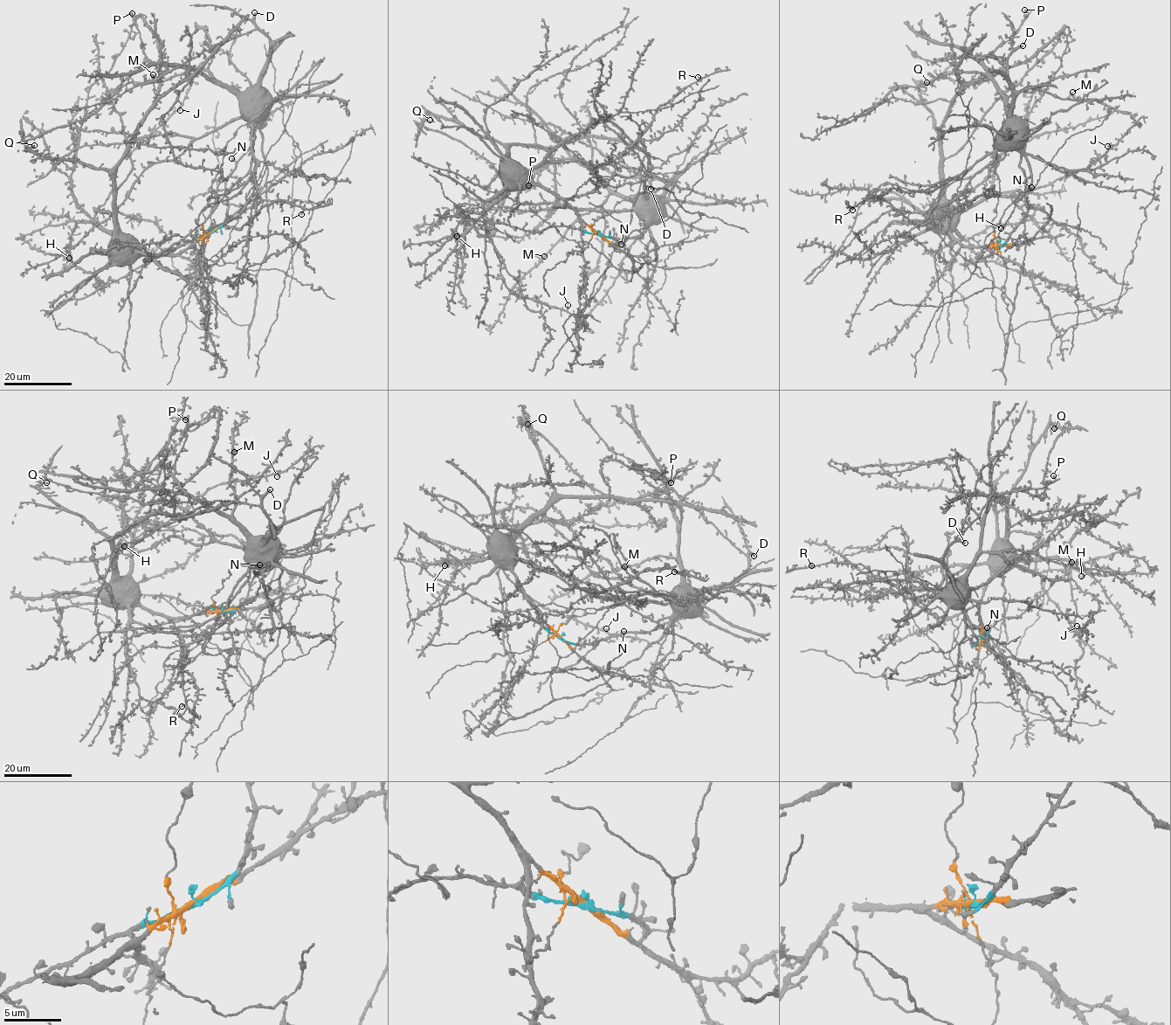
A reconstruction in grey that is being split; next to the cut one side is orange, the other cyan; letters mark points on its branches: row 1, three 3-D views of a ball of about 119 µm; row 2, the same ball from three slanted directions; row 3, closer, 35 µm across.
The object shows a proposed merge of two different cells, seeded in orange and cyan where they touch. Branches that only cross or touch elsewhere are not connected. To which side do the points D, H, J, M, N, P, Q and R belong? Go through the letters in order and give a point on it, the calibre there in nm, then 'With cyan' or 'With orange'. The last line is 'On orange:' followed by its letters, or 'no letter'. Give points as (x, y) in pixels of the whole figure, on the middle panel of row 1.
D: Place: (650, 189). Thickness 400 nm. With cyan
H: Place: (457, 236). Thickness 550 nm. With orange
J: Place: (568, 305). Thickness 200 nm. With orange
M: Place: (544, 256). Thickness 360 nm. With cyan
N: Place: (621, 244). Thickness 440 nm. With cyan
P: Place: (528, 185). Thickness 360 nm. With cyan
Q: Place: (430, 120). Thickness 240 nm. With orange
R: Place: (698, 77). Thickness 200 nm. With orange
On orange: H, J, Q, R

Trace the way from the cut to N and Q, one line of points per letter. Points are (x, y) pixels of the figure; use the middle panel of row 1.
N: (598, 233), (614, 238), (616, 240), (614, 248), (625, 239), (621, 244)
Q: (598, 233), (563, 200), (512, 169), (507, 150), (499, 141), (427, 115), (430, 120)

